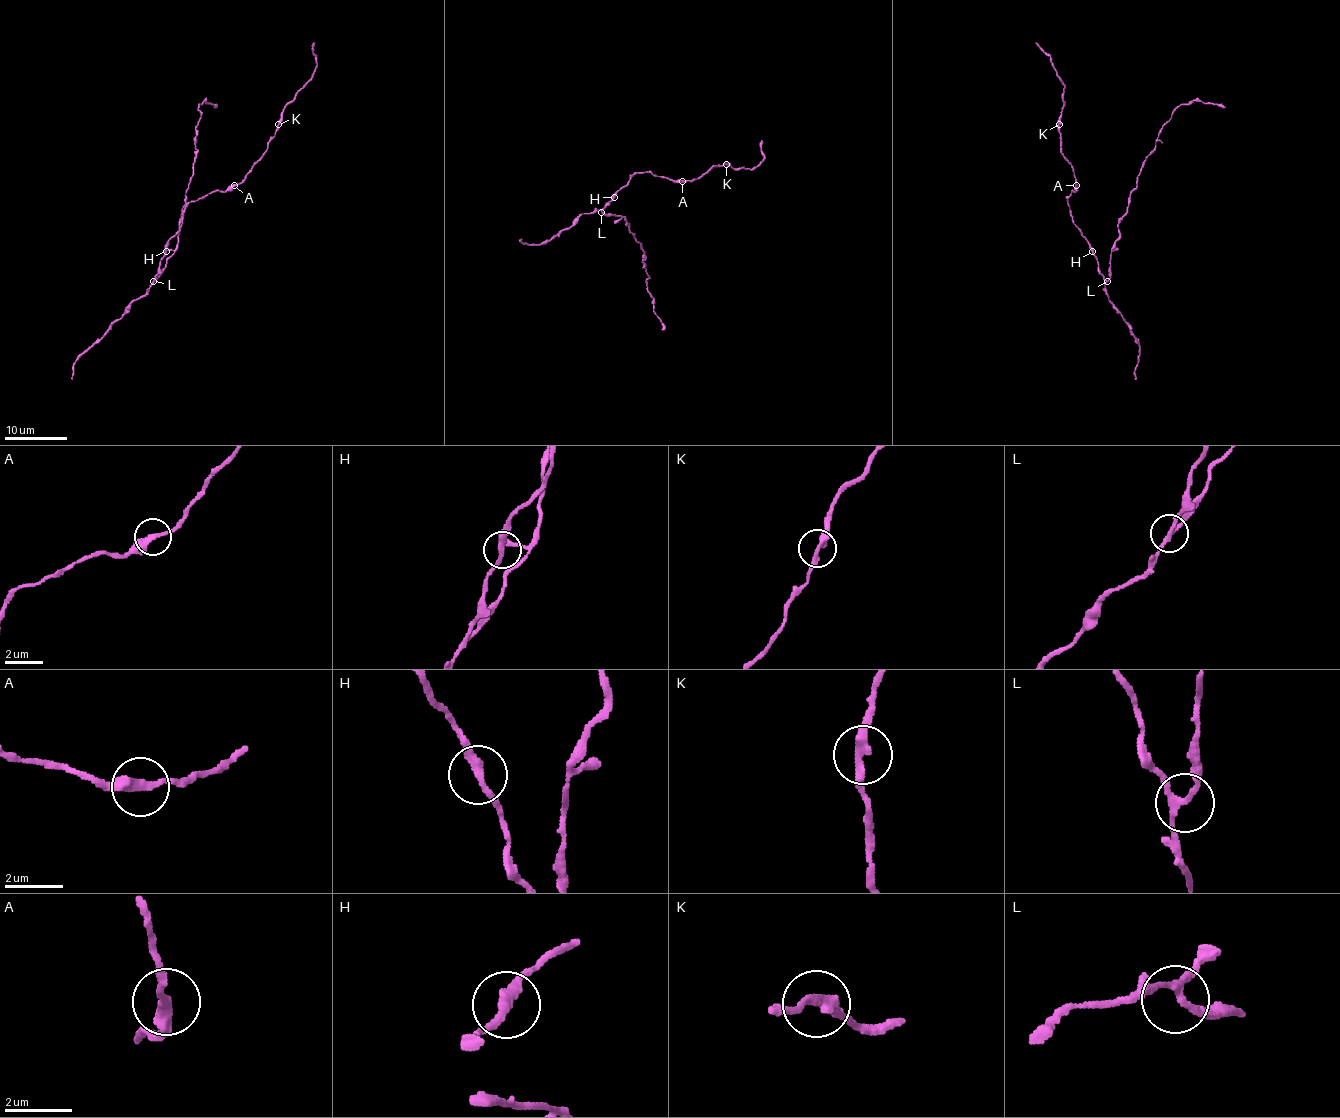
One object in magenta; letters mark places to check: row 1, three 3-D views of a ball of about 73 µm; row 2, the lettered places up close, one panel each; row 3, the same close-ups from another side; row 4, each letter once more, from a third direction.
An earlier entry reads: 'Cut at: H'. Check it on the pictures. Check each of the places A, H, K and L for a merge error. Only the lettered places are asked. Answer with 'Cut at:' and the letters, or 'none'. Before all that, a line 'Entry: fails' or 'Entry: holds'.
Entry: fails
Cut at: none

